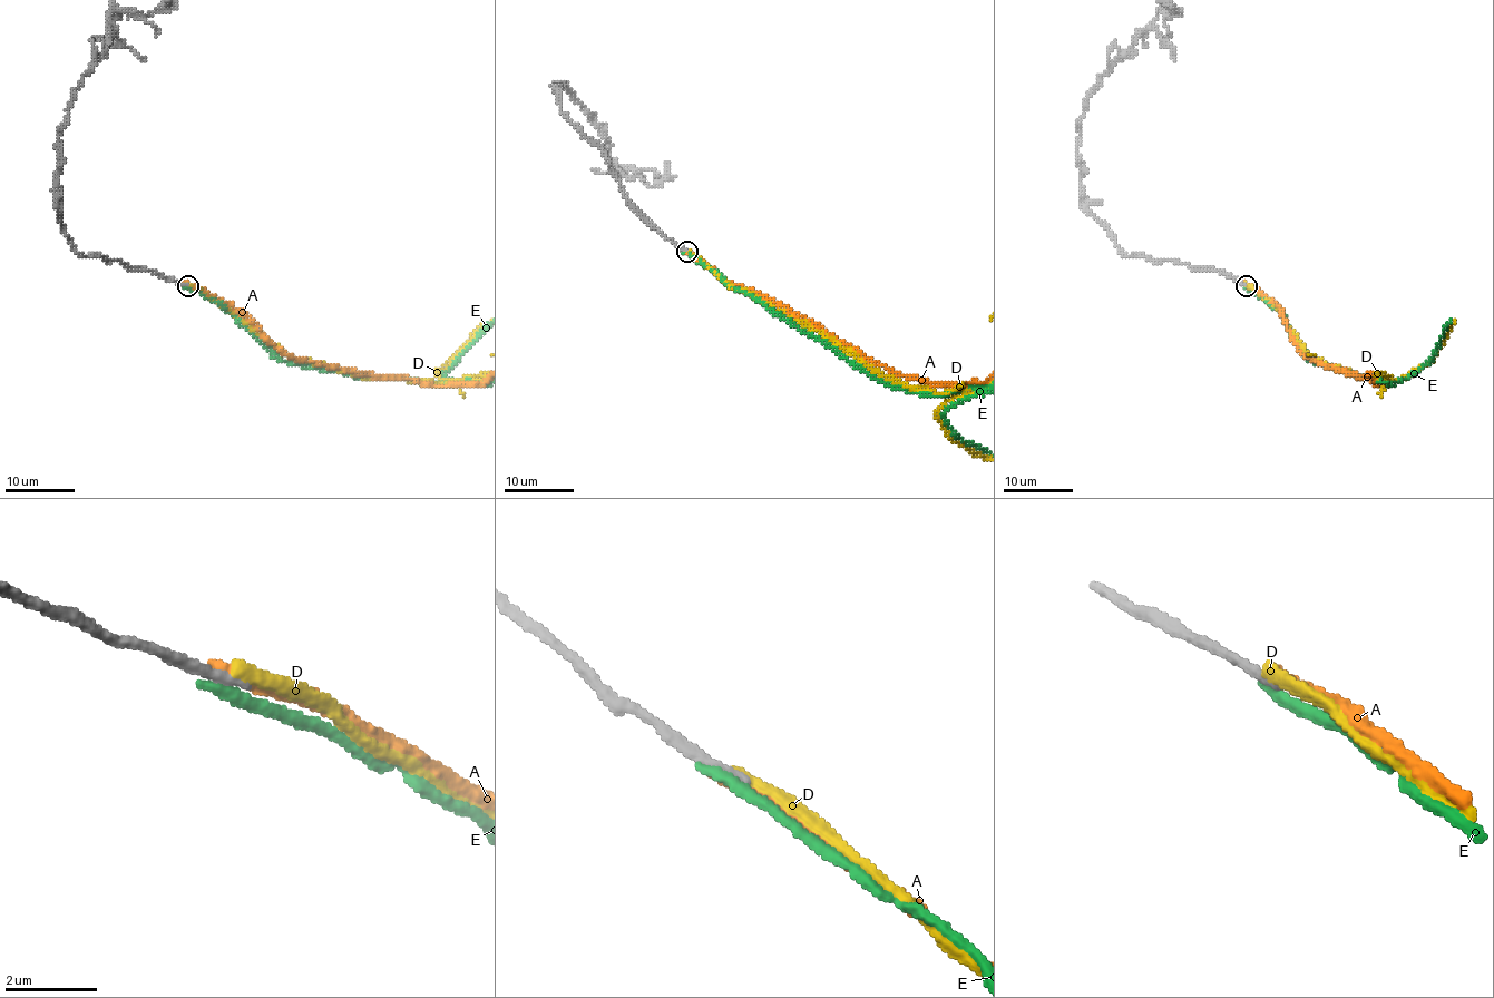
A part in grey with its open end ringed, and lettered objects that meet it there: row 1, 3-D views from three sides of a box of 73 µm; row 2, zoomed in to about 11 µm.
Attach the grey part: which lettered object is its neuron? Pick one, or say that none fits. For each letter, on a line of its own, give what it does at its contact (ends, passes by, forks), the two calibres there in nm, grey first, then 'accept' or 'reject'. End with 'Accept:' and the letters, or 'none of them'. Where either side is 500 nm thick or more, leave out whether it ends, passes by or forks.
A: it ends there; 260 nm thick on the grey side, 360 nm on the other; reject
D: it ends there; 240 nm thick on the grey side, 300 nm on the other; reject
E: it ends there; 260 nm thick on the grey side, 280 nm on the other; reject
Accept: none of them

